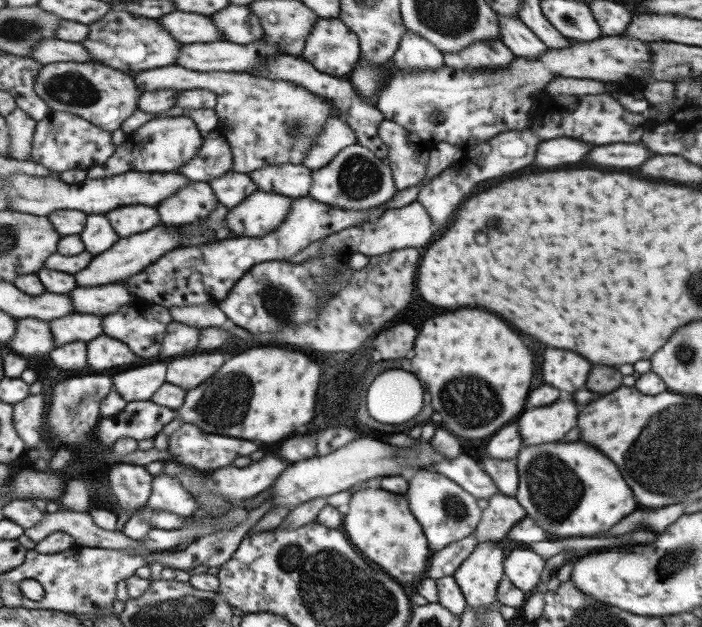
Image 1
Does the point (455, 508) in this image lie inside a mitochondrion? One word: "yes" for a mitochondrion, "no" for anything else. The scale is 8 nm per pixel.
yes

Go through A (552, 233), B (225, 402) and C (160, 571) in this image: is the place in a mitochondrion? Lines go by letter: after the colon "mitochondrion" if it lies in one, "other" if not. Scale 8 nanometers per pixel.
A: other
B: mitochondrion
C: other

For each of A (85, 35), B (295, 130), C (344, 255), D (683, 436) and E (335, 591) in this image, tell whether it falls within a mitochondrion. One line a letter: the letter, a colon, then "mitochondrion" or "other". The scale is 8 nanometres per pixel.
A: other
B: mitochondrion
C: other
D: mitochondrion
E: mitochondrion

